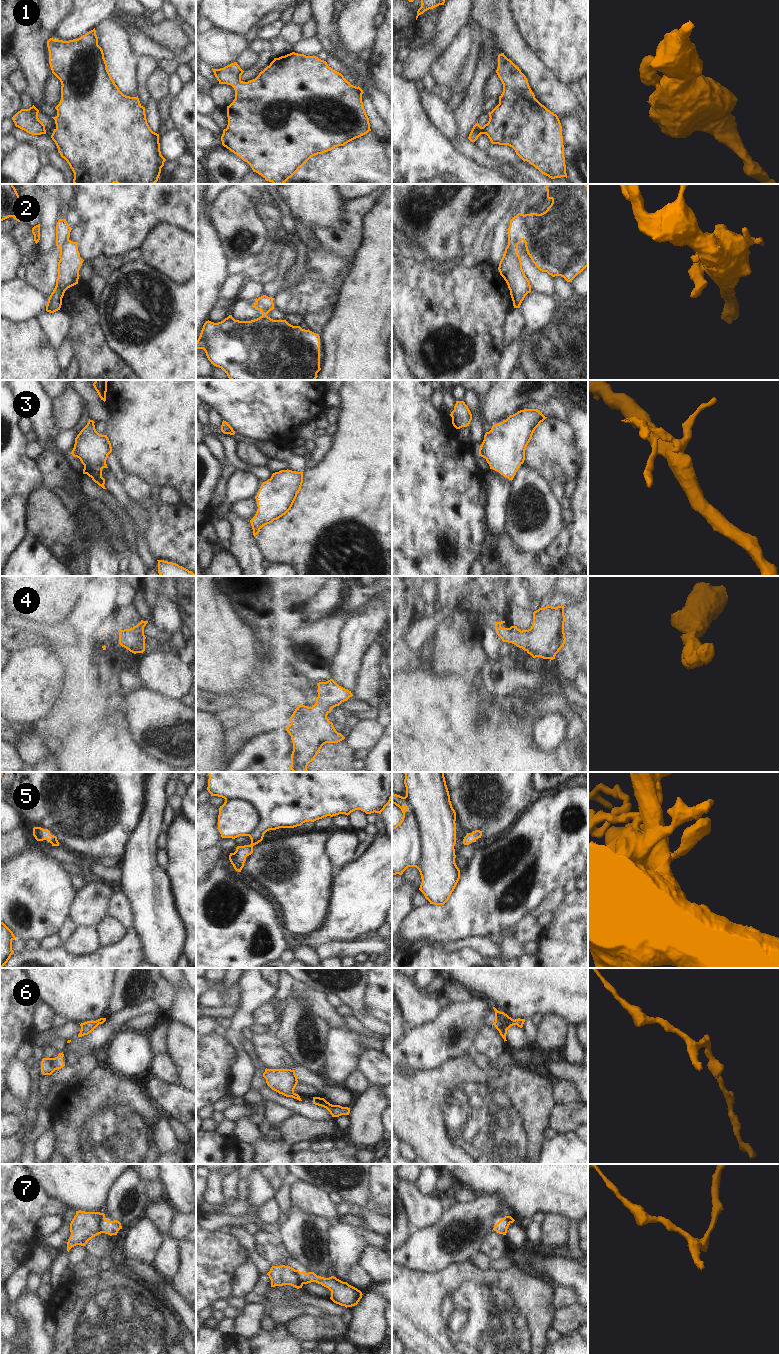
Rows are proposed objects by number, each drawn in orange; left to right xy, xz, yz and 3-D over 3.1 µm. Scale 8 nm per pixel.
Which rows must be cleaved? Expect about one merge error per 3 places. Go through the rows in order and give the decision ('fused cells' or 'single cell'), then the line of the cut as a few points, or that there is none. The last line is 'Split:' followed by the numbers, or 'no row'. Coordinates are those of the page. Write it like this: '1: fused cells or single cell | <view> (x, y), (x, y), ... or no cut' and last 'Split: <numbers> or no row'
1: single cell | no cut
2: fused cells | xy (68, 239), (63, 244), (60, 252)
3: single cell | no cut
4: single cell | no cut
5: single cell | no cut
6: single cell | no cut
7: fused cells | xy (105, 1219), (102, 1225), (102, 1232)
Split: 2, 7

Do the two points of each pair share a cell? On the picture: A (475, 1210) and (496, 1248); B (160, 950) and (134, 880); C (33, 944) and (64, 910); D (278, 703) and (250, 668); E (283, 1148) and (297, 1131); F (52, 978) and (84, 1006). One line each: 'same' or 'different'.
A: different
B: same
C: different
D: different
E: different
F: same

